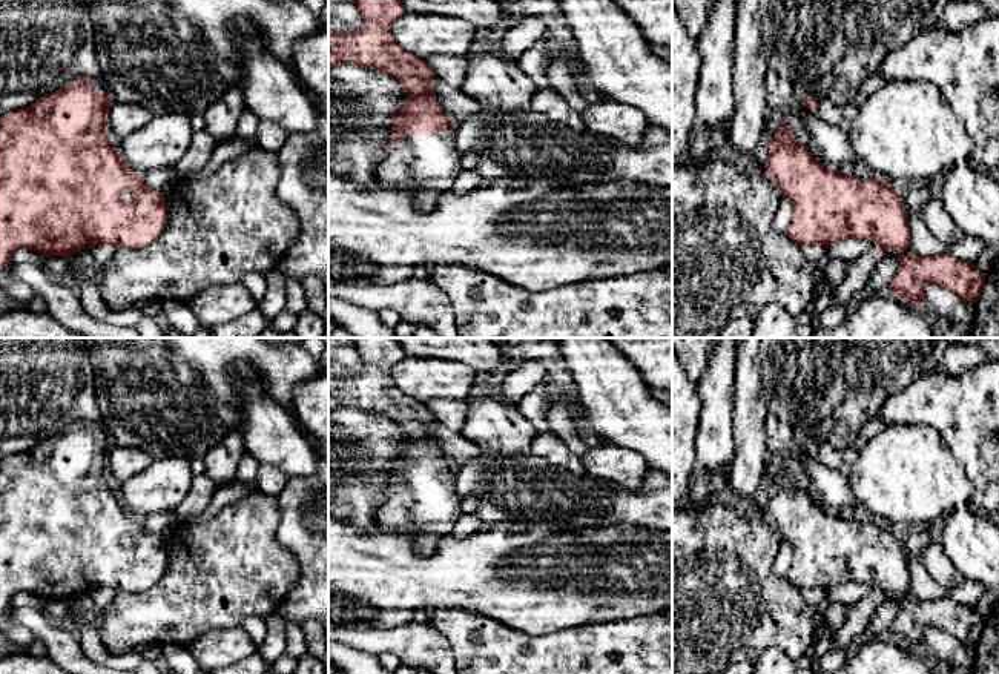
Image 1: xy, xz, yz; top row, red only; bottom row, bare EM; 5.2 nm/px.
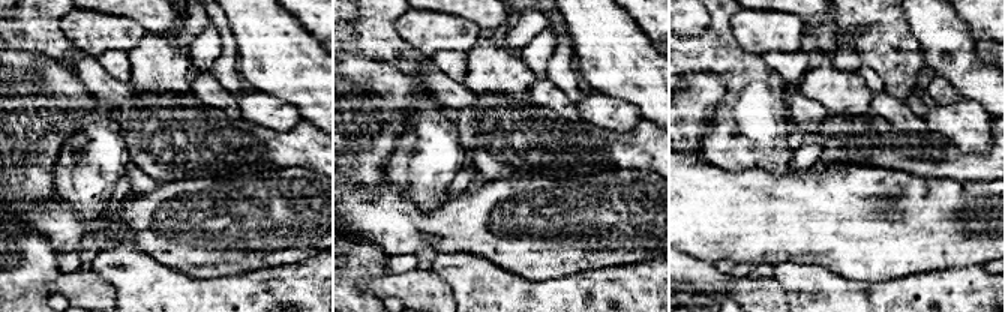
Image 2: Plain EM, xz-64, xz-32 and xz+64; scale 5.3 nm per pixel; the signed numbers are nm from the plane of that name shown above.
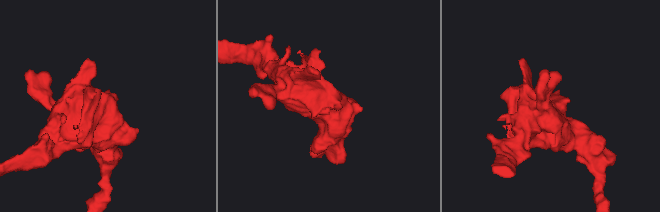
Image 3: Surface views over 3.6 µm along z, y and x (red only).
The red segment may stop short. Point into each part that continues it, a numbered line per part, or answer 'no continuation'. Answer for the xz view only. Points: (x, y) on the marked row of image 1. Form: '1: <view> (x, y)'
1: xz (431, 163)

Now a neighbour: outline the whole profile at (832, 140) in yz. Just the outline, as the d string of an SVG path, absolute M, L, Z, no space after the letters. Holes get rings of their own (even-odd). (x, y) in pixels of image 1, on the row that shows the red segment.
M776 71L766 72L766 100L769 107L803 123L826 161L842 172L853 169L856 155L847 140L846 126L832 126L812 112L790 81L781 78Z

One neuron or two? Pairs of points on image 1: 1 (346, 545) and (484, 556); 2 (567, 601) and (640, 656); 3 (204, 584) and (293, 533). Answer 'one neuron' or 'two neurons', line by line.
1: one neuron
2: two neurons
3: two neurons

